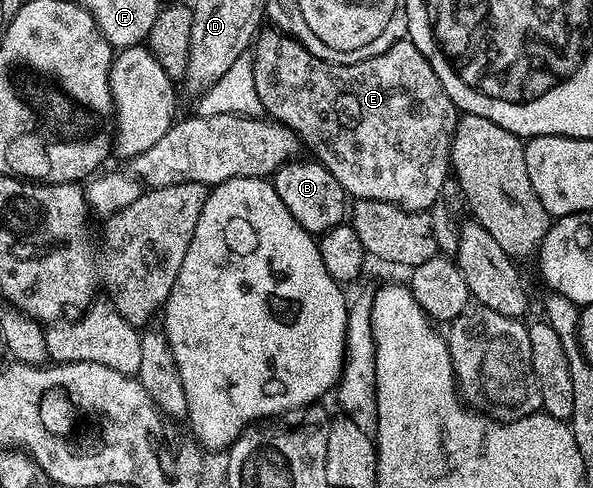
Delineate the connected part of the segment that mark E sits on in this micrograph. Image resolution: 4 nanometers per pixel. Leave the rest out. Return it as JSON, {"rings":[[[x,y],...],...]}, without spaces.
{"rings":[[[263,30],[253,41],[253,70],[257,82],[257,96],[261,98],[263,112],[272,121],[284,124],[287,128],[292,128],[300,141],[306,147],[308,144],[315,151],[312,152],[314,159],[326,166],[329,174],[333,174],[333,178],[337,178],[337,182],[341,182],[341,186],[348,197],[355,200],[380,200],[381,202],[395,204],[398,208],[408,208],[411,212],[422,213],[434,209],[440,203],[438,200],[441,200],[443,196],[443,186],[449,180],[451,136],[455,132],[460,113],[457,111],[454,102],[449,98],[449,94],[445,94],[433,66],[427,61],[425,54],[421,54],[421,50],[417,50],[417,46],[410,38],[399,40],[393,46],[389,46],[389,50],[385,50],[376,56],[356,59],[354,64],[330,64],[313,54],[309,54],[309,50],[305,50],[305,46],[297,43],[292,36],[284,36],[278,30]]]}

